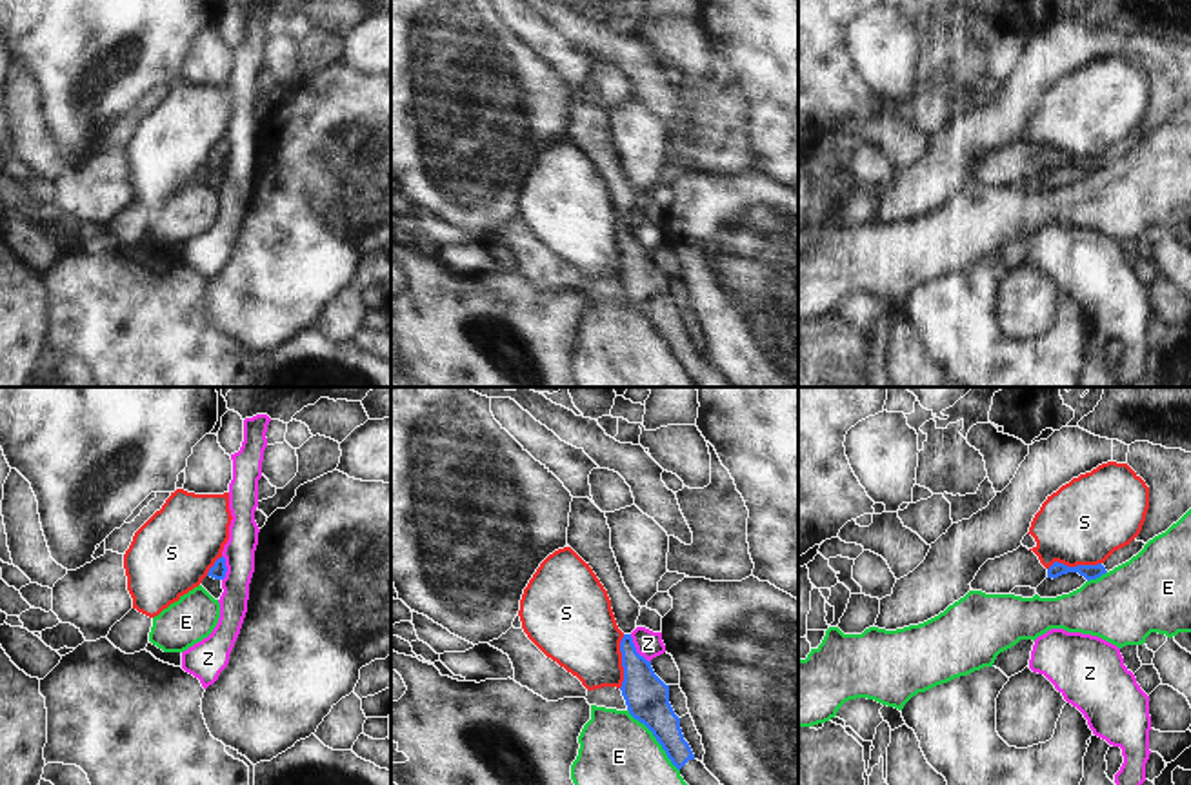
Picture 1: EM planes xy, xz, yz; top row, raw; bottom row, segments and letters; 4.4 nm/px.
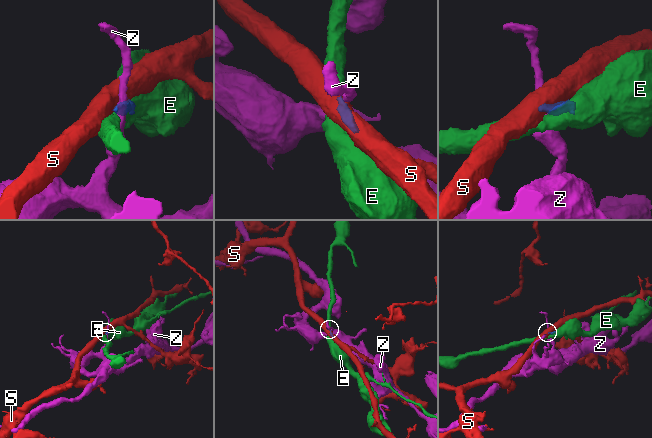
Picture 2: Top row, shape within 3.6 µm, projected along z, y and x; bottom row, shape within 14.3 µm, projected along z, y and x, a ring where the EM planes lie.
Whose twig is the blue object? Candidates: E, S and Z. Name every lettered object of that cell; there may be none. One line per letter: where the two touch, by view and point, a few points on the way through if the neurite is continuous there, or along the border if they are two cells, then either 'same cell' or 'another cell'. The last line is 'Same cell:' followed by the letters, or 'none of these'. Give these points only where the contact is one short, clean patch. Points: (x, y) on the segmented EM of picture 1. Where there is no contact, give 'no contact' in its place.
E: meets blue in xz at (657, 740); another cell
S: meets blue in xz at (622, 662); another cell
Z: meets blue in xz at (635, 649); border along xz (630, 635), (635, 649), (650, 662); another cell
Same cell: none of these

